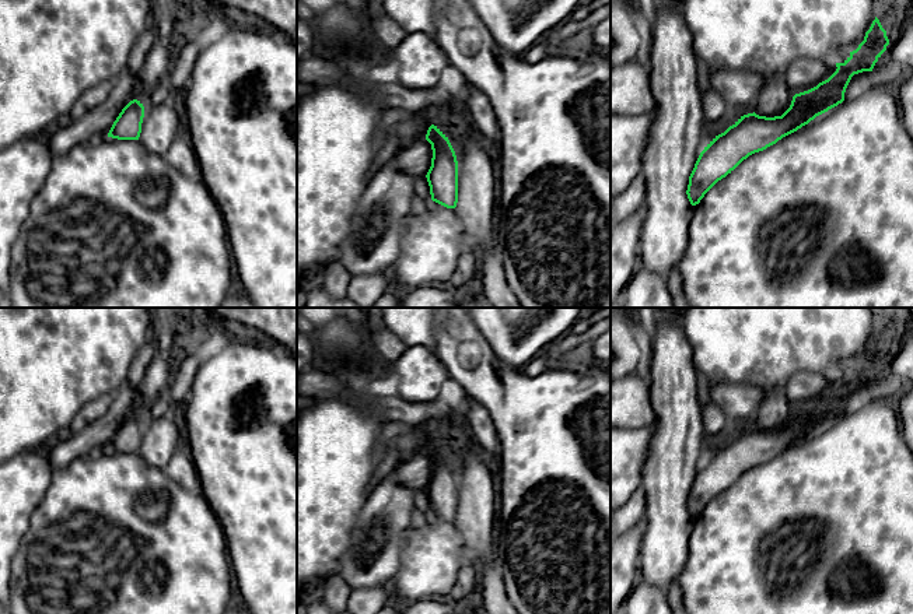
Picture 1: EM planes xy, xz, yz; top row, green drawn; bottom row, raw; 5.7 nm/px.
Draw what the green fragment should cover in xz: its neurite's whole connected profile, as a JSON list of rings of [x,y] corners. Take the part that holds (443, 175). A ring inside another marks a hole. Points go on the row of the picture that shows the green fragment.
[[[434,124],[427,130],[426,140],[431,144],[431,166],[426,175],[431,200],[455,208],[458,203],[458,161],[448,137]]]

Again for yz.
[[[875,17],[858,48],[850,52],[843,63],[836,63],[836,71],[816,87],[795,94],[790,108],[781,116],[766,117],[755,112],[748,113],[716,136],[700,152],[689,176],[686,194],[690,204],[699,204],[718,180],[749,155],[766,150],[842,103],[851,77],[872,71],[888,45],[886,31]]]

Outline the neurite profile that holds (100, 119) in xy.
[[[125,69],[113,80],[113,90],[104,103],[88,110],[67,127],[53,127],[48,141],[52,155],[66,155],[76,145],[88,143],[95,133],[108,134],[122,109],[139,98],[139,88],[139,74]]]

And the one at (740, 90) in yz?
[[[718,70],[709,74],[713,90],[723,98],[731,113],[753,113],[765,85],[763,77],[749,71]]]

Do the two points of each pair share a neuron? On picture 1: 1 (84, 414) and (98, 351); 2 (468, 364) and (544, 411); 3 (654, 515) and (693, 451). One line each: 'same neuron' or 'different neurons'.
1: different neurons
2: same neuron
3: same neuron

